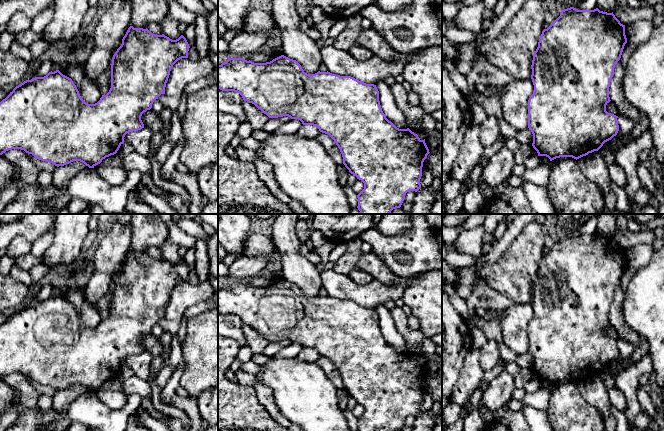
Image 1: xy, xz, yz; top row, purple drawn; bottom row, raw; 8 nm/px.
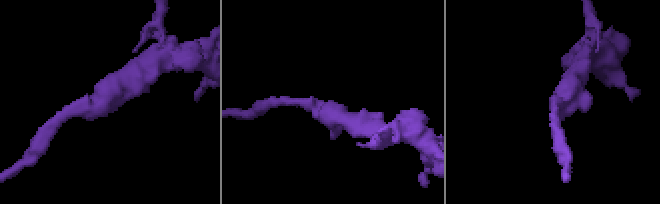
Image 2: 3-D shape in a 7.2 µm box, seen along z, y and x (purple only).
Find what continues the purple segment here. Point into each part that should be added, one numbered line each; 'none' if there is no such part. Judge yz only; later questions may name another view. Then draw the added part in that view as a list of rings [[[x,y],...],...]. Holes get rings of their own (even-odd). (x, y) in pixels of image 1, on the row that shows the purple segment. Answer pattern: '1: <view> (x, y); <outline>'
1: yz (514, 100); [[[531,78],[516,79],[504,87],[500,96],[502,117],[517,131],[528,128],[528,100],[533,91]]]

